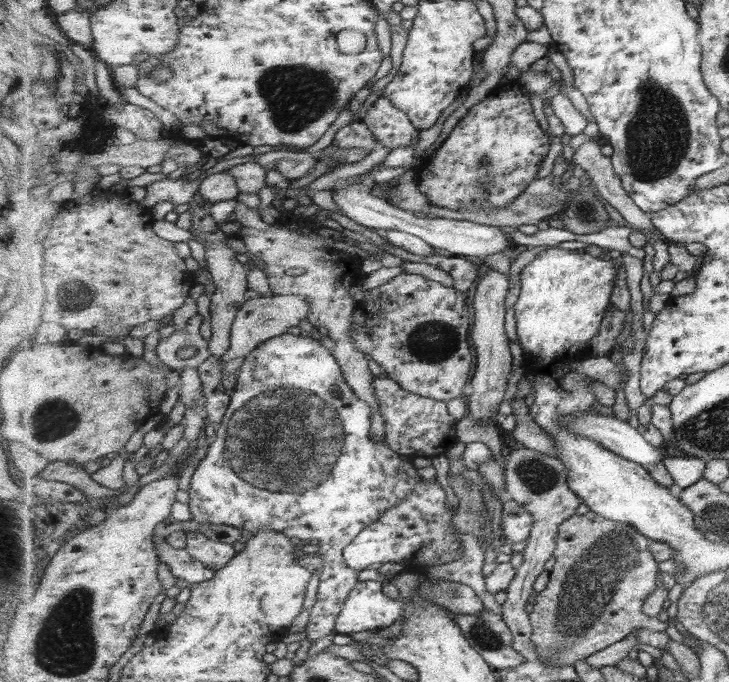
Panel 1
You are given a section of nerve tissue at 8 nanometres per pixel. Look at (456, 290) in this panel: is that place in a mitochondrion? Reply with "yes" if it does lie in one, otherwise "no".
no

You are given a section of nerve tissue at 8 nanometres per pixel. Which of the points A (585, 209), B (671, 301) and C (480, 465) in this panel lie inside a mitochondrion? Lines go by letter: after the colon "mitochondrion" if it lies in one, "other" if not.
A: mitochondrion
B: other
C: other

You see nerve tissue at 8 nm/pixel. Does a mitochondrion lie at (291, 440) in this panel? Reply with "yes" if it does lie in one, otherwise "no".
yes

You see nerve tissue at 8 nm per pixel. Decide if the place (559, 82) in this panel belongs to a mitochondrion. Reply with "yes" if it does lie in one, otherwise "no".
no

